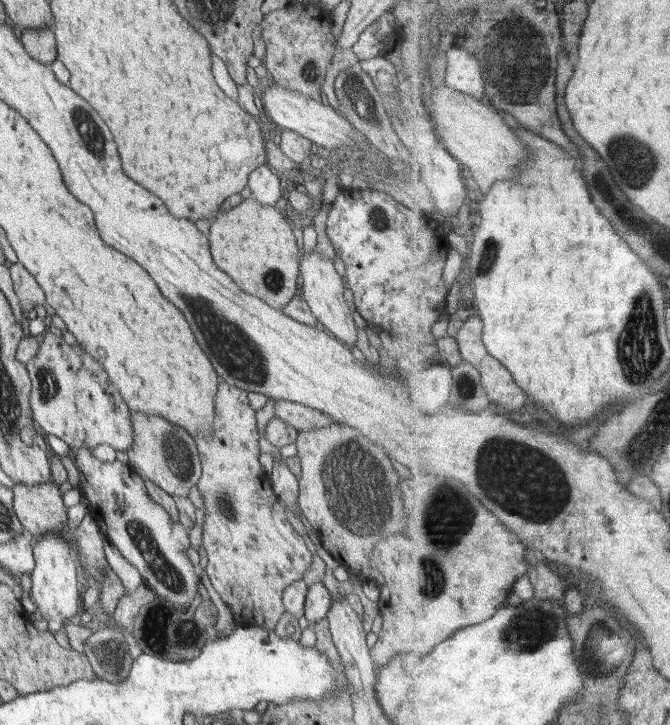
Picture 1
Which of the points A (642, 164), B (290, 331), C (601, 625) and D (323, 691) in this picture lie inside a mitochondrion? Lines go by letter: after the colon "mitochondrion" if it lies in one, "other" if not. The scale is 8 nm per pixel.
A: mitochondrion
B: other
C: other
D: other

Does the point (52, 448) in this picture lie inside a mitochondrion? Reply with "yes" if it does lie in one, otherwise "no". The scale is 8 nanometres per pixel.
no

